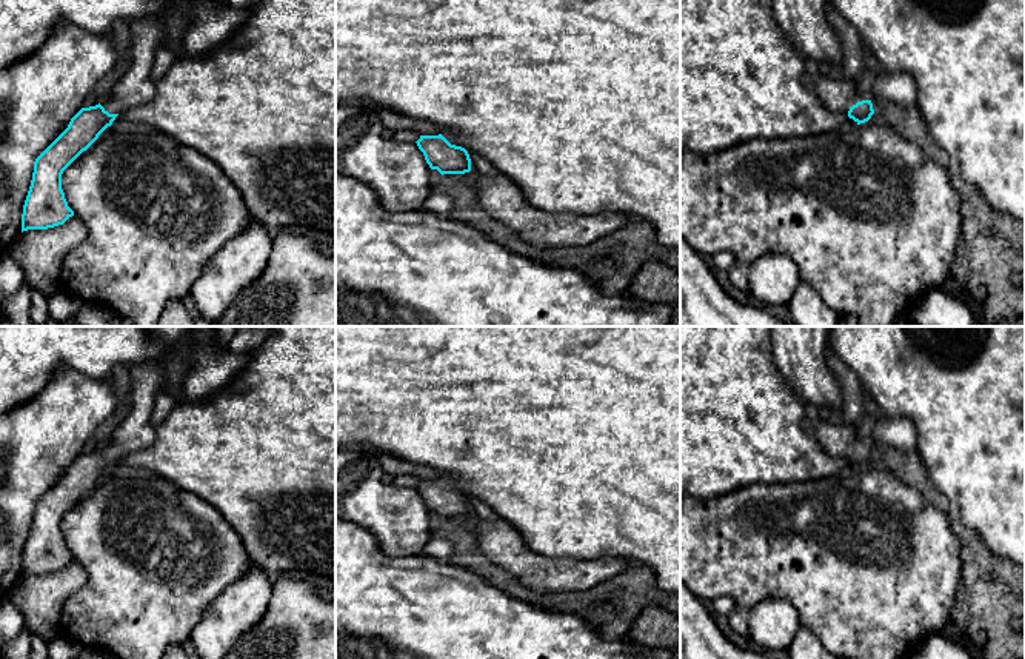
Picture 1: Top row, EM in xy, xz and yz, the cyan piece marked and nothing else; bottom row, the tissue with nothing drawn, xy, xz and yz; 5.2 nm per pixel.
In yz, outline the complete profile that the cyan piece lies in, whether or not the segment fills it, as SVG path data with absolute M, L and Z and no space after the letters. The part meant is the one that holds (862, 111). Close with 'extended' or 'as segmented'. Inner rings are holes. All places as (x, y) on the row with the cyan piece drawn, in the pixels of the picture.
M822 68L814 88L830 111L846 114L857 125L868 122L874 114L871 100L859 95L854 83L845 79L840 71Z | extended

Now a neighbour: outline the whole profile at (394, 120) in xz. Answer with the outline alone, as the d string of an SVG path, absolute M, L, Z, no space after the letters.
M360 102L368 108L374 109L386 129L392 132L399 129L414 129L420 135L439 135L442 129L426 120L417 120L400 114L399 111L389 109L383 105L376 105L372 102Z

